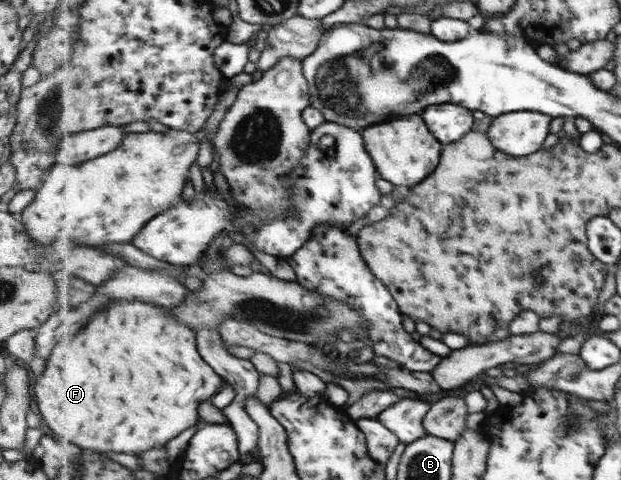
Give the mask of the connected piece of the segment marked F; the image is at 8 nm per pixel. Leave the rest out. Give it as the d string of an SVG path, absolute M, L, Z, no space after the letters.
M116 299L117 303L113 303L111 307L101 310L93 317L93 321L87 325L87 329L83 329L73 341L59 341L52 347L49 358L35 367L34 376L30 384L33 418L34 422L40 424L45 431L58 439L59 441L71 441L78 450L89 451L115 451L115 453L145 453L149 449L167 445L171 439L175 439L177 435L181 435L183 431L195 427L199 423L201 416L199 415L199 405L203 401L207 401L209 397L217 395L219 390L225 385L224 377L221 377L212 365L203 361L200 350L198 349L198 334L196 330L189 329L185 325L181 325L177 319L173 319L171 313L167 313L169 308L157 307L157 305L149 305L149 303L141 303L141 301L121 301Z

